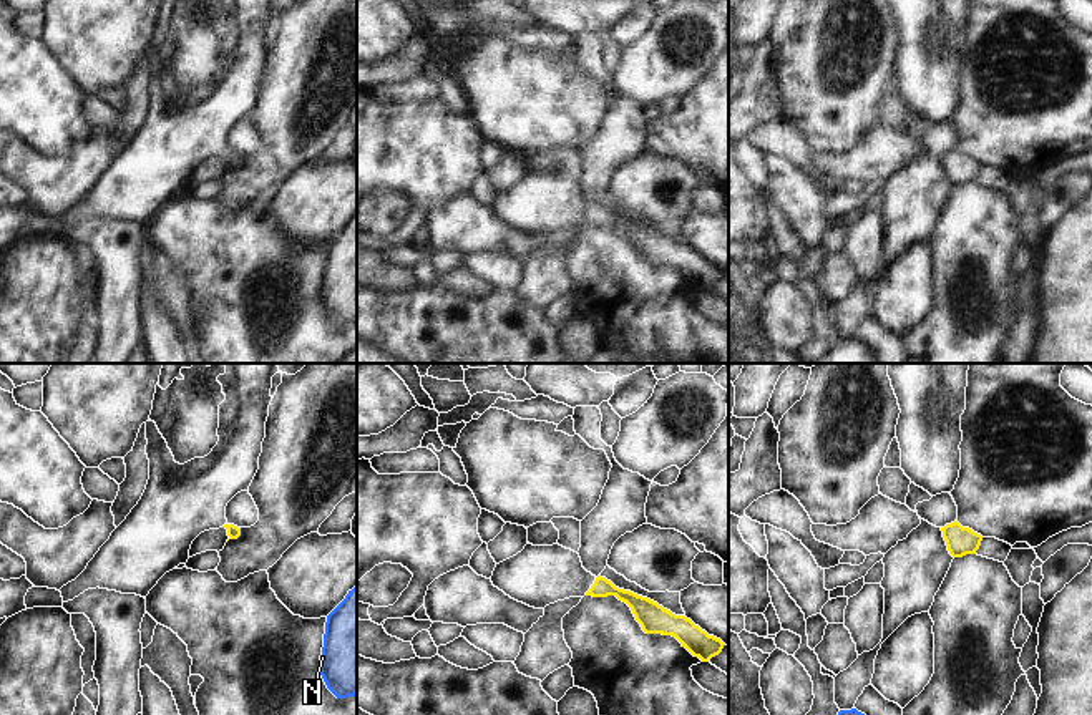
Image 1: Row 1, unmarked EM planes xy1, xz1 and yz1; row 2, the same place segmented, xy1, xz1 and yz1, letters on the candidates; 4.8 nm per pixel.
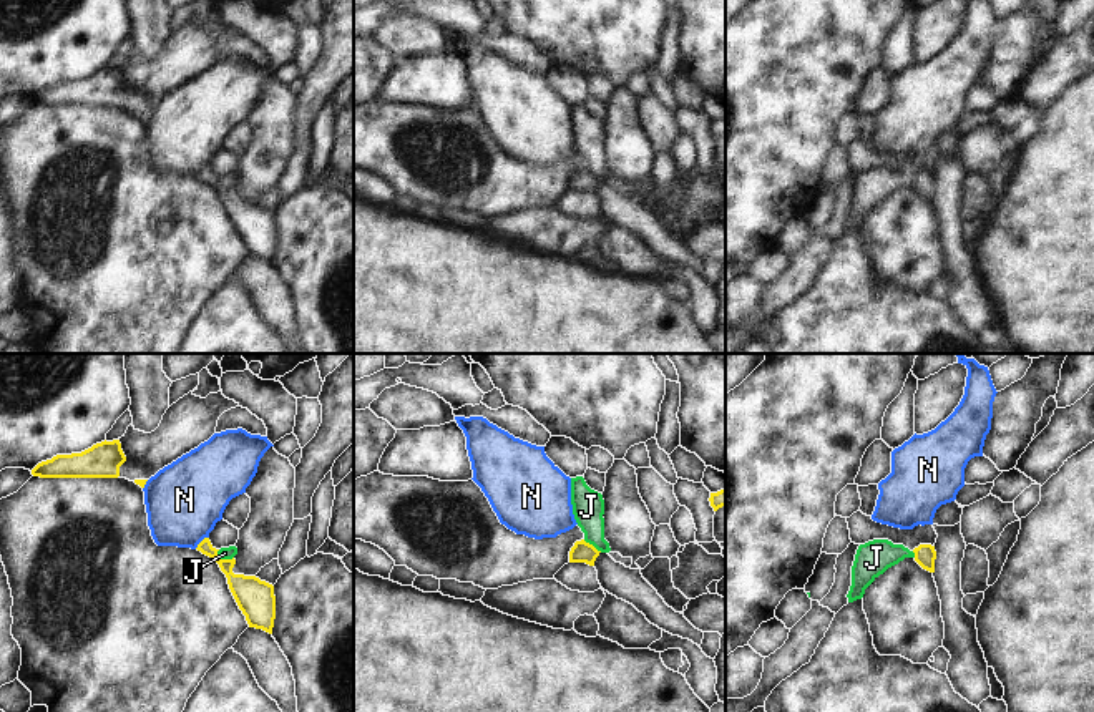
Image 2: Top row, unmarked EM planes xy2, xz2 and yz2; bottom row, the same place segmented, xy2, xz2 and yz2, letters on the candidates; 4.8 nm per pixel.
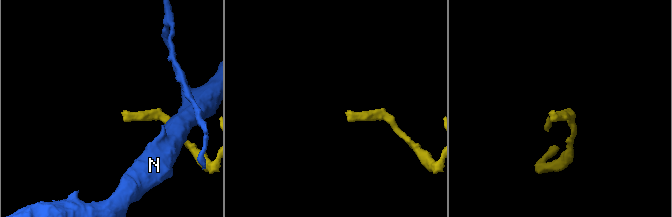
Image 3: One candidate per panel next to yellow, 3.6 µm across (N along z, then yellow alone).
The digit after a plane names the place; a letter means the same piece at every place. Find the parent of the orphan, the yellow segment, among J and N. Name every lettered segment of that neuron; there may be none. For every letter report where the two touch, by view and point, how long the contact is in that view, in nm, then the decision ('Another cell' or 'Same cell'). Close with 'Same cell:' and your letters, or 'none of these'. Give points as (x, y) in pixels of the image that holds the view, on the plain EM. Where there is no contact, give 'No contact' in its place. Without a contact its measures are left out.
J: Touches yellow at xy2 (224, 188). Shared border 90 nm. Another cell
N: Touches yellow at xy2 (201, 170). Shared border 90 nm. Another cell
Same cell: none of these

